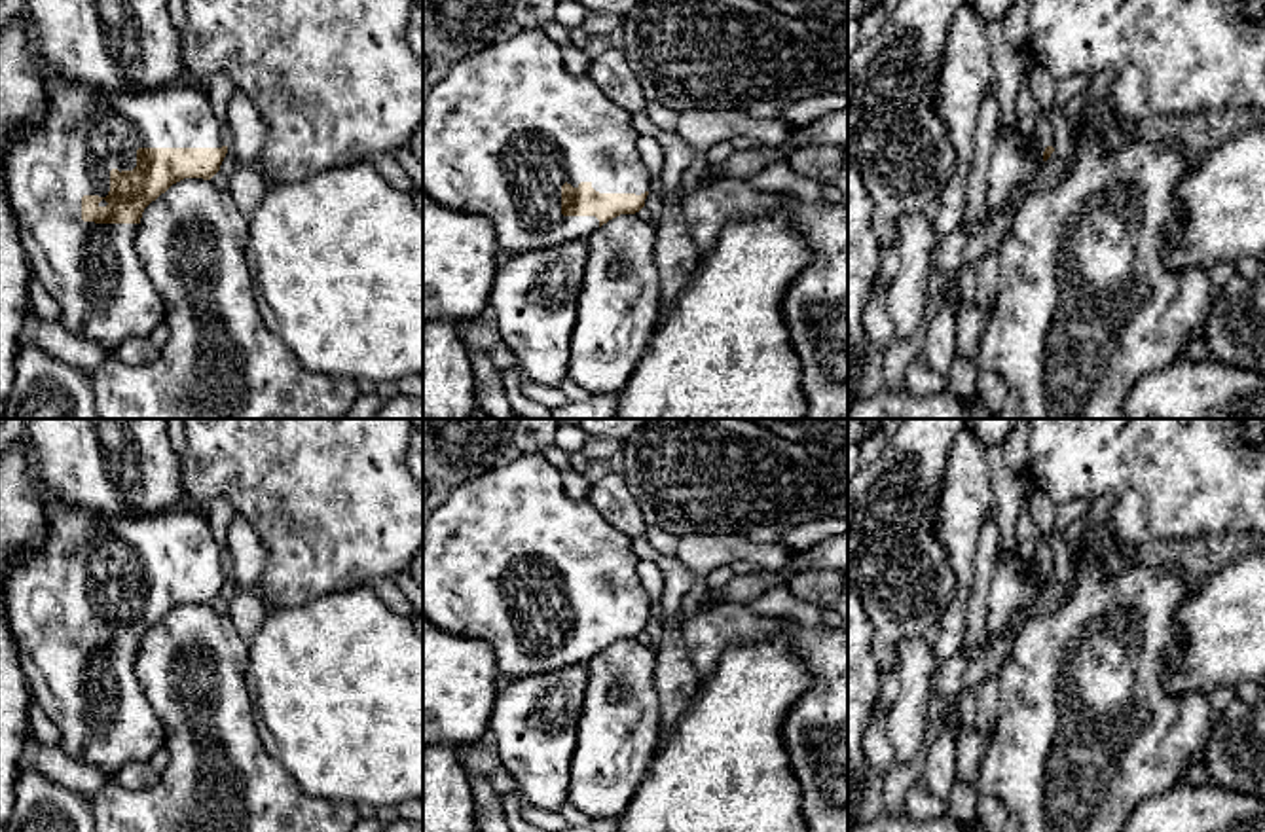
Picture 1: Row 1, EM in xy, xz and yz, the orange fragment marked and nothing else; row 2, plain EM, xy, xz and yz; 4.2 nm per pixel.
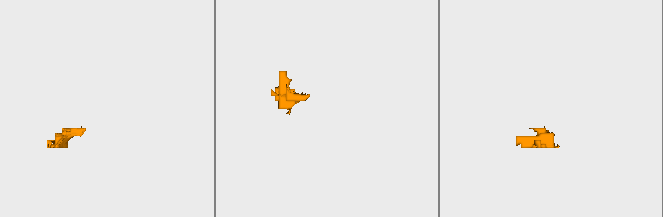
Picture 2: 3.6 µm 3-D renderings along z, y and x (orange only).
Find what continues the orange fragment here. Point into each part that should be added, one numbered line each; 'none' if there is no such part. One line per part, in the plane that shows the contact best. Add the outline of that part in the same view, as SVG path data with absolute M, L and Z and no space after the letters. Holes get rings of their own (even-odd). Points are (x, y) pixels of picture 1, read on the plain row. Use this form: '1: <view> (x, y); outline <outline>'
1: xy (91, 694); outline M42 493L46 536L36 550L9 557L4 599L19 665L38 707L57 726L59 747L104 775L148 762L165 745L165 730L146 705L135 675L138 648L82 644L82 622L106 622L110 595L133 595L138 572L222 572L224 553L205 510L171 508L148 515L102 515Z

